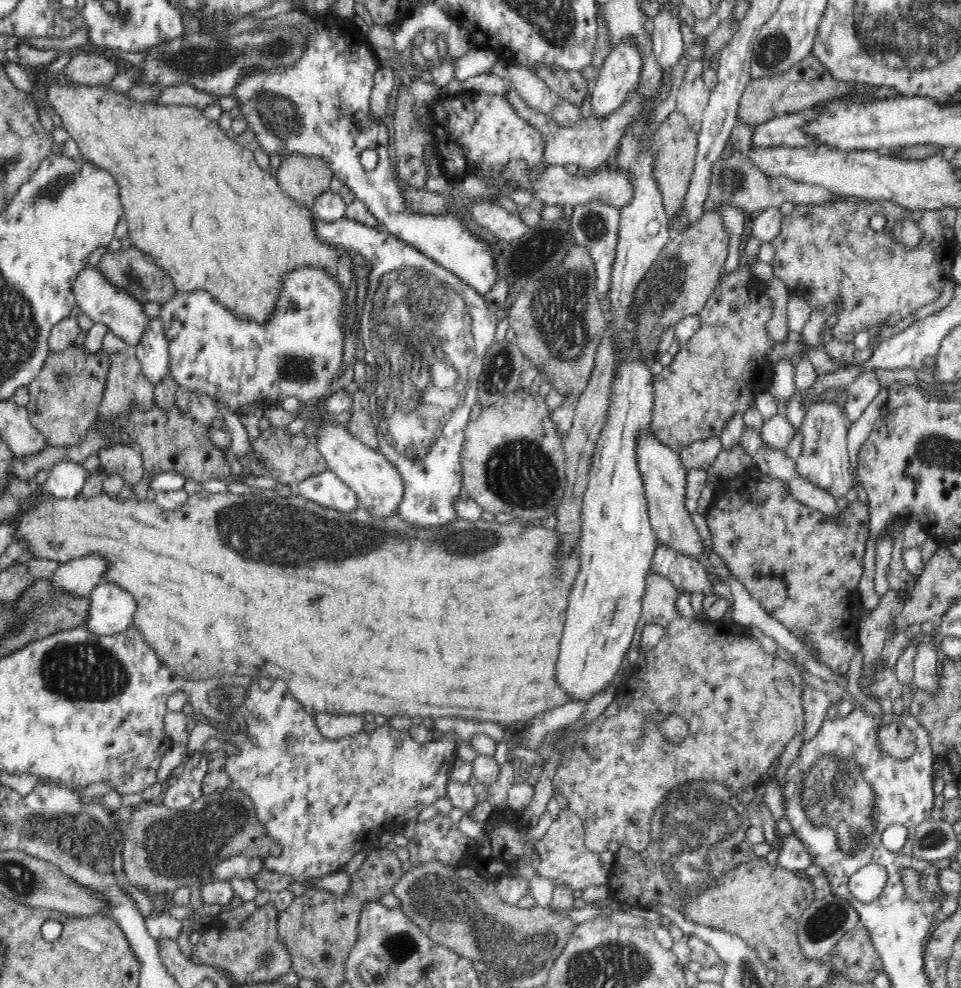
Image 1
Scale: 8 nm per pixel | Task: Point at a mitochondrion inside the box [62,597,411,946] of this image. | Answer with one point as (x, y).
(173, 845)

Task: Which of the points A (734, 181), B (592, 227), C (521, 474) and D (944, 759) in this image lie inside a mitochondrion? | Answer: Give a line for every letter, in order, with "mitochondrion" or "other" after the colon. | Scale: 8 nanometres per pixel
A: mitochondrion
B: mitochondrion
C: mitochondrion
D: other

